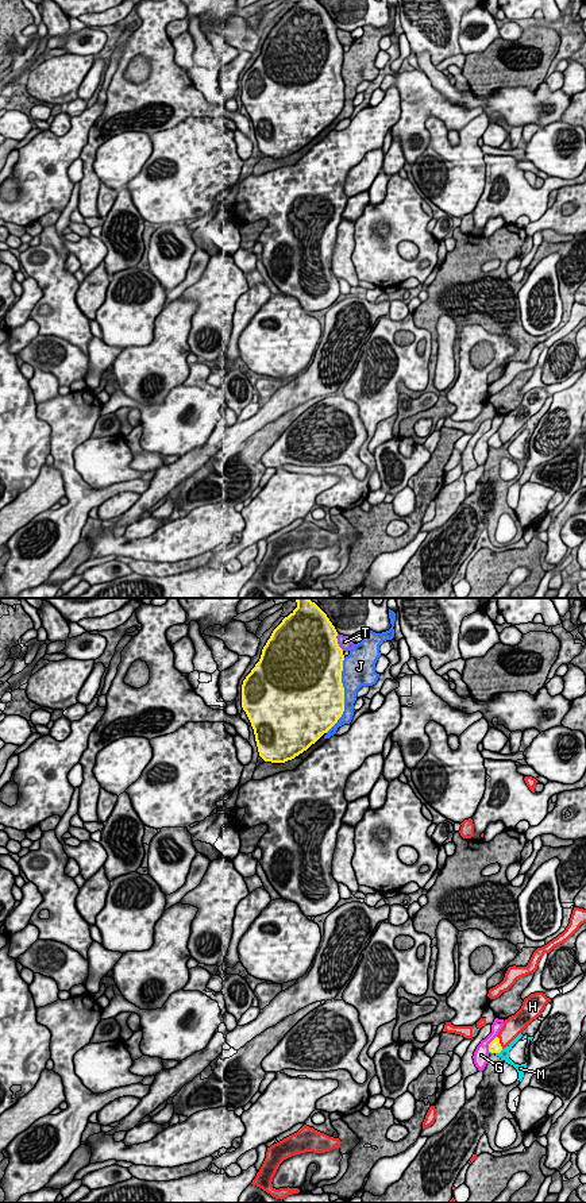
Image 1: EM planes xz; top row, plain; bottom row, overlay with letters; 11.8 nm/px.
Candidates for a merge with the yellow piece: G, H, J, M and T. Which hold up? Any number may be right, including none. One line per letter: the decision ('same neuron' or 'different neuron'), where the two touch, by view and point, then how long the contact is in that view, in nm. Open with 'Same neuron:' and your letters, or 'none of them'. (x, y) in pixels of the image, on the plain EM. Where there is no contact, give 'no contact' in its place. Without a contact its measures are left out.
Same neuron: none of them
G: different neuron | xz (489, 439) | 220 nm
H: different neuron | xz (498, 438) | 170 nm
J: different neuron | xz (343, 91) | 900 nm
M: different neuron | xz (498, 447) | 110 nm
T: different neuron | xz (336, 37) | 220 nm

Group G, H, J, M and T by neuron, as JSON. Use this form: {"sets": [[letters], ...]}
{"sets": [["G"], ["H"], ["J"], ["M"], ["T"]]}

